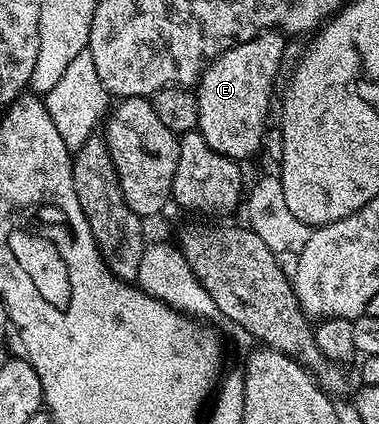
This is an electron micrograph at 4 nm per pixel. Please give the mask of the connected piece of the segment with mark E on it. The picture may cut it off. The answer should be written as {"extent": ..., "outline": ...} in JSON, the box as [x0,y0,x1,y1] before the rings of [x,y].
{"extent":[197,32,287,160],"outline":[[[262,32],[218,54],[197,79],[197,129],[203,140],[215,148],[215,152],[234,160],[242,160],[262,149],[262,138],[269,122],[269,101],[273,98],[273,81],[277,78],[277,69],[285,54],[285,41],[287,38],[284,33]]]}

